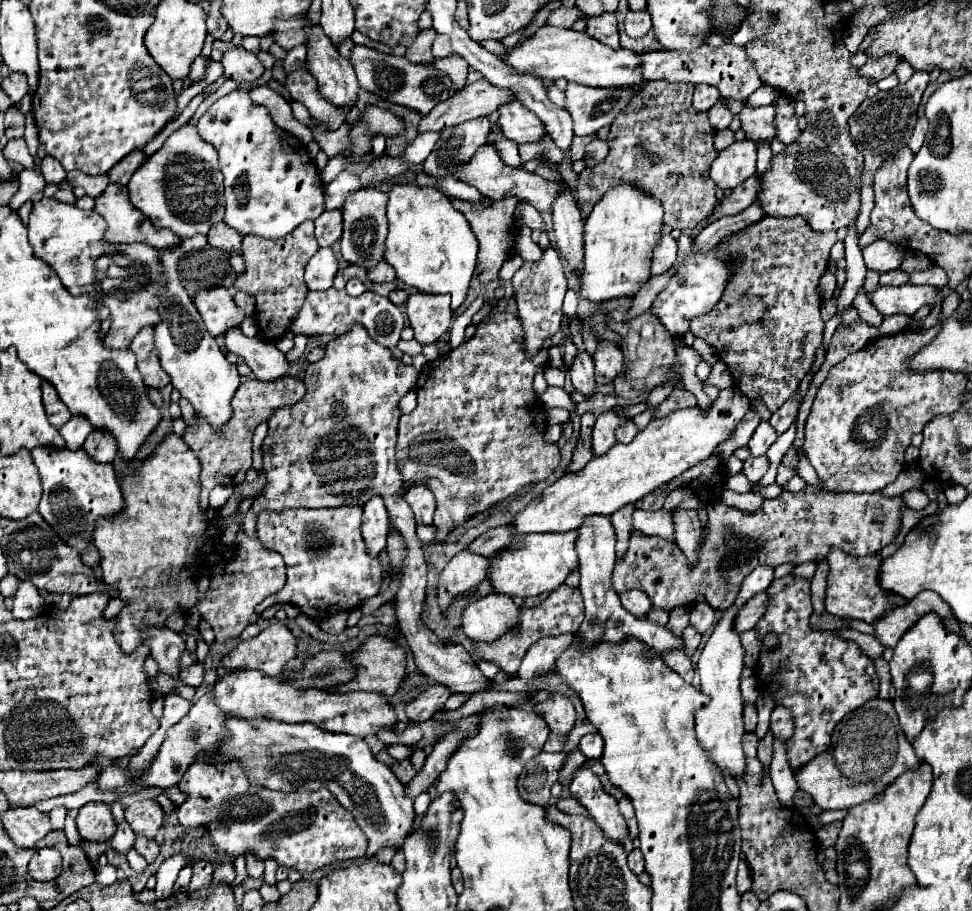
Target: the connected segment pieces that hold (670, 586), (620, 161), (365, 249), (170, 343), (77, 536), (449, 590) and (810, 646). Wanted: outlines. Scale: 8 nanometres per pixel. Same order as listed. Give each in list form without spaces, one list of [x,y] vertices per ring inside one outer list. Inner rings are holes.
[[[806,485],[798,493],[782,491],[776,499],[766,499],[754,513],[744,513],[724,503],[708,507],[708,537],[700,549],[700,563],[690,567],[676,543],[660,537],[632,533],[630,549],[612,573],[612,587],[616,593],[628,589],[642,589],[654,607],[672,611],[676,605],[690,605],[694,593],[702,593],[714,609],[728,609],[734,605],[740,585],[746,575],[758,565],[778,567],[780,563],[822,561],[830,549],[840,549],[848,555],[880,553],[890,545],[900,531],[904,499],[886,497],[882,493],[822,493]]]
[[[648,81],[642,91],[630,99],[630,107],[618,113],[614,119],[608,141],[610,141],[610,153],[606,161],[598,163],[592,169],[584,169],[578,175],[578,201],[582,207],[582,213],[588,215],[592,207],[604,197],[604,193],[610,187],[618,187],[620,183],[630,183],[636,189],[644,191],[646,195],[658,199],[664,207],[664,223],[672,229],[678,229],[680,233],[692,233],[692,229],[714,213],[718,205],[716,197],[716,185],[710,181],[708,169],[712,161],[716,159],[714,151],[714,129],[708,123],[708,113],[696,113],[692,106],[694,85],[690,83],[666,83],[666,81]]]
[[[374,187],[358,189],[356,193],[350,193],[346,203],[342,205],[342,223],[344,223],[344,233],[340,239],[342,245],[342,257],[350,265],[358,265],[362,269],[374,269],[386,253],[386,235],[388,235],[388,219],[386,219],[386,203],[388,203],[388,193],[378,191]]]
[[[190,237],[184,239],[182,245],[172,253],[160,253],[166,283],[162,283],[162,289],[158,289],[160,301],[162,301],[162,323],[154,327],[156,331],[156,349],[160,355],[162,369],[170,375],[174,389],[180,391],[184,399],[192,403],[196,413],[204,417],[214,431],[222,431],[224,425],[232,419],[232,397],[240,385],[240,375],[236,371],[236,365],[232,365],[226,355],[220,351],[216,339],[206,333],[206,327],[202,325],[202,317],[198,309],[194,307],[192,299],[188,297],[186,289],[180,285],[176,263],[186,251],[202,249],[206,247],[206,237]]]
[[[34,449],[32,459],[44,485],[44,495],[38,509],[40,515],[56,531],[56,535],[78,553],[92,549],[96,521],[102,517],[114,517],[126,507],[114,467],[110,463],[98,465],[96,461],[90,461],[84,449],[62,449],[62,453],[50,453],[50,449]]]
[[[466,549],[454,555],[438,579],[438,605],[442,613],[446,613],[456,597],[482,583],[486,579],[486,569],[486,557],[466,553]]]
[[[790,573],[774,579],[766,593],[770,601],[766,605],[766,613],[754,629],[760,639],[764,639],[768,633],[776,633],[778,645],[772,649],[762,645],[756,677],[760,689],[770,693],[776,707],[782,705],[792,711],[794,735],[786,741],[786,753],[792,771],[798,771],[816,755],[830,749],[830,735],[848,713],[878,697],[880,681],[874,661],[862,653],[854,641],[842,639],[832,631],[816,631],[810,627],[814,607],[810,601],[808,579]]]

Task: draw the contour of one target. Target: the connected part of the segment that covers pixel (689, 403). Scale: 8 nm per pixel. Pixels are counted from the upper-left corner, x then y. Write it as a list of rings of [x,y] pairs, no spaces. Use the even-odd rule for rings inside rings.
[[[674,389],[660,405],[658,409],[654,411],[652,419],[658,419],[658,417],[666,417],[668,413],[676,411],[676,409],[686,409],[686,407],[696,407],[696,397],[686,391],[686,389]]]

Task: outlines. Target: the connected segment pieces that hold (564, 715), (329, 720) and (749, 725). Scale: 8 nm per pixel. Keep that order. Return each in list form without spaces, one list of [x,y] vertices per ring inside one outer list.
[[[552,693],[546,701],[536,703],[534,711],[544,717],[550,731],[556,735],[568,735],[576,719],[572,701],[560,693]]]
[[[242,671],[242,673],[226,673],[222,681],[212,687],[216,703],[230,711],[238,713],[242,719],[278,719],[286,723],[314,723],[324,731],[330,733],[348,733],[358,737],[376,735],[382,729],[394,729],[398,717],[382,693],[366,693],[366,691],[352,691],[352,693],[328,693],[328,691],[300,691],[288,683],[278,679],[266,677],[258,671]]]
[[[746,703],[744,705],[744,725],[746,725],[746,731],[754,731],[756,729],[756,721],[758,721],[758,717],[756,717],[756,705]]]

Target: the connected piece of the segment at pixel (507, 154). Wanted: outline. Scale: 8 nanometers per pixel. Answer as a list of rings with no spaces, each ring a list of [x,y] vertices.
[[[500,135],[492,145],[494,145],[494,149],[498,151],[498,155],[502,157],[502,161],[506,165],[512,165],[512,167],[520,167],[522,165],[520,163],[520,155],[518,155],[518,145],[514,141],[510,141],[504,135]]]

